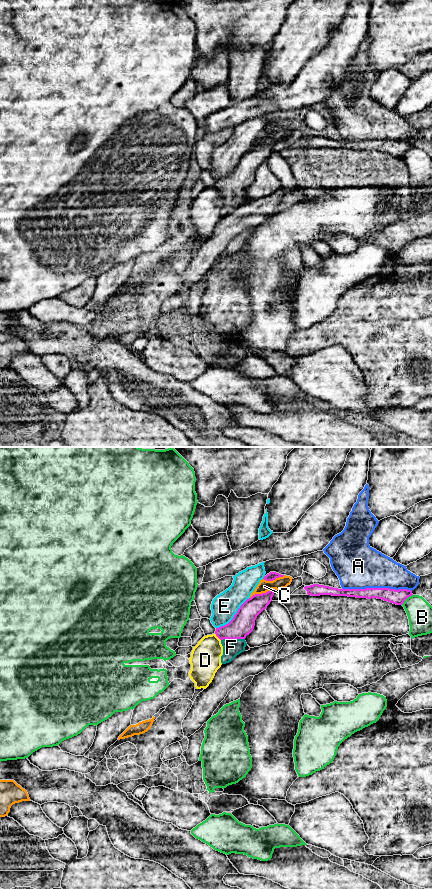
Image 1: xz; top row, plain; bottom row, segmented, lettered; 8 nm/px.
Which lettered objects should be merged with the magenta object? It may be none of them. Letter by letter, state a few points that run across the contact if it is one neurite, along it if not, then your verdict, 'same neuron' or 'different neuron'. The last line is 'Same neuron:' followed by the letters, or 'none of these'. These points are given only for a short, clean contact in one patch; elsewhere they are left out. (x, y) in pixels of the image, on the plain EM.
A: different neuron
B: different neuron
C: different neuron
D: different neuron
E: different neuron
F: line xz (243, 174), (232, 190), (231, 199); same neuron
Same neuron: F

